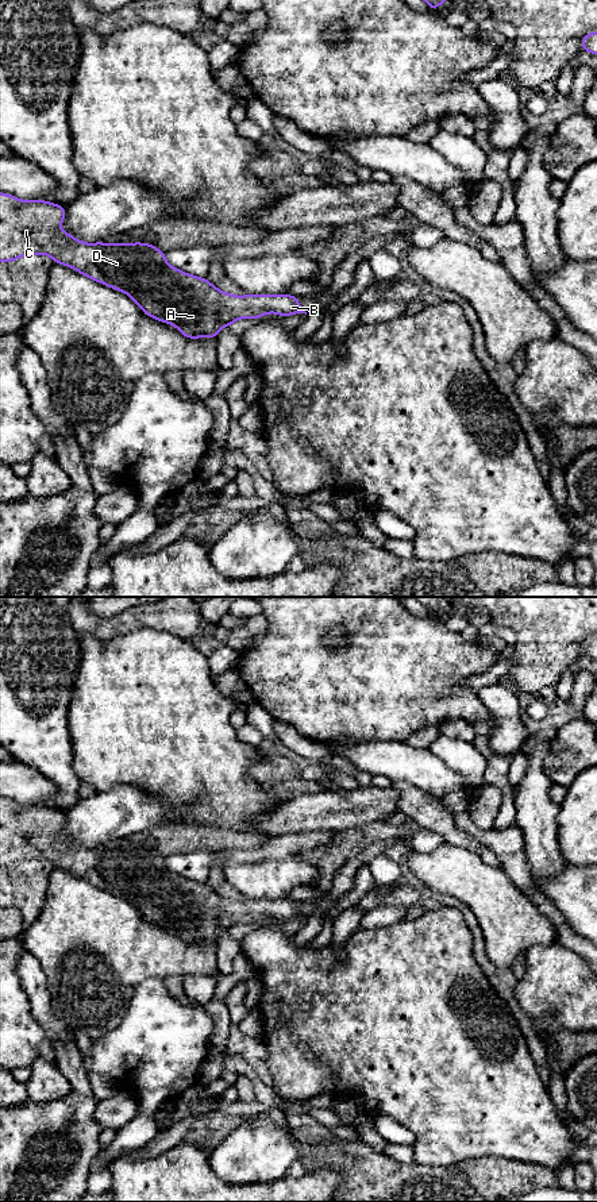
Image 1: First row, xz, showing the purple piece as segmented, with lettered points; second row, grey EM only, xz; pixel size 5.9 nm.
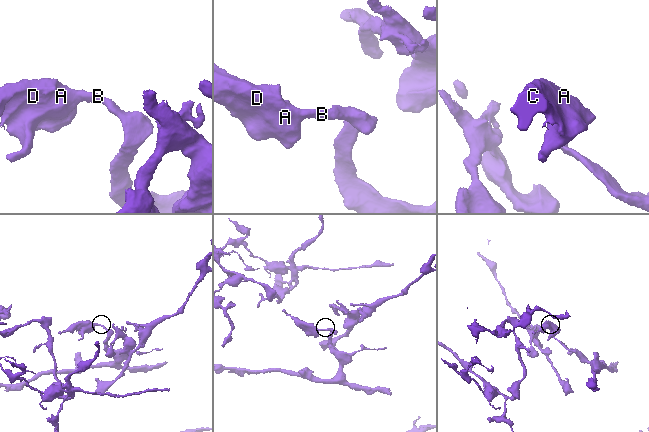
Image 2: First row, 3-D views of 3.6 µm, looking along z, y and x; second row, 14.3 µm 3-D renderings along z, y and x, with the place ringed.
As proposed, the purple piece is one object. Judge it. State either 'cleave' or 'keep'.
keep

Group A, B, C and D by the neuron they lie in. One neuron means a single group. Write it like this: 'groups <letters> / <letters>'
groups A B C D

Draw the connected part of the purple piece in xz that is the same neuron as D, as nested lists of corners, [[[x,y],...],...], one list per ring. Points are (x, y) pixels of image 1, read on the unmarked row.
[[[0,797],[0,867],[18,866],[26,860],[43,859],[55,870],[65,870],[118,897],[124,897],[147,921],[172,929],[185,943],[212,943],[223,932],[232,932],[238,924],[259,924],[267,918],[286,922],[305,918],[297,901],[290,899],[246,899],[235,901],[217,894],[207,883],[196,882],[169,870],[165,856],[151,848],[85,848],[63,837],[59,832],[66,812],[45,805],[19,805]]]

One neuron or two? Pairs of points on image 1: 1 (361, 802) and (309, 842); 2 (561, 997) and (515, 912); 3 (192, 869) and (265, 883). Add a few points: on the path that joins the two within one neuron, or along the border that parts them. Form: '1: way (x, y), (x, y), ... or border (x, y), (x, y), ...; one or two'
1: border (336, 829), (300, 829), (293, 833); two
2: border (555, 942), (547, 946), (531, 946), (524, 952); two
3: border (254, 862), (228, 859), (223, 865); two

